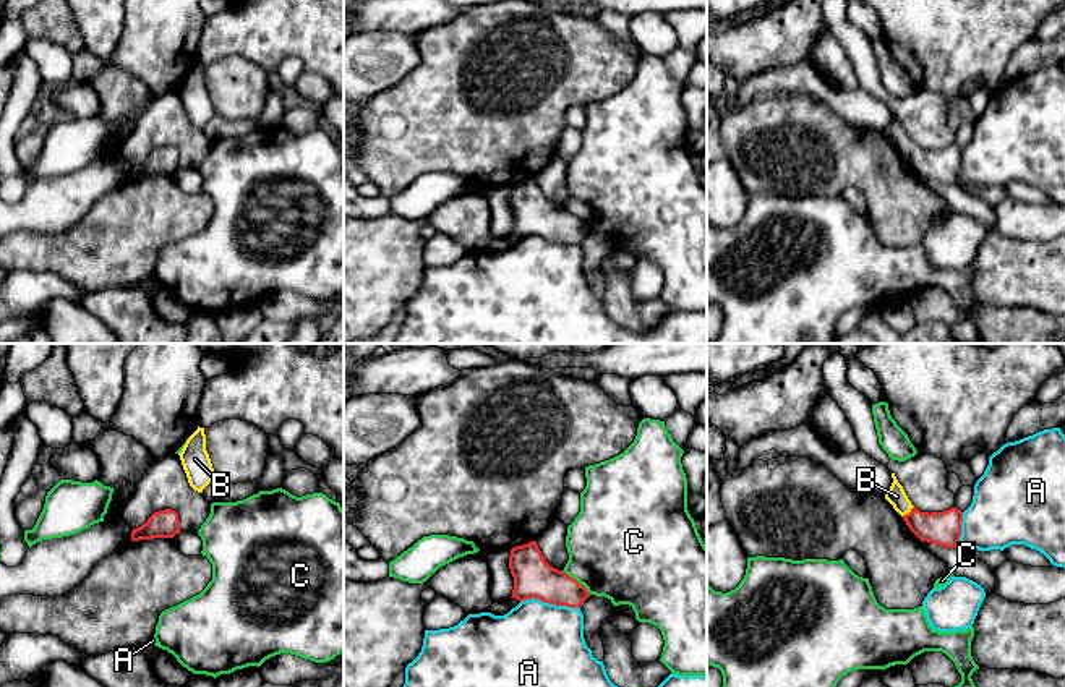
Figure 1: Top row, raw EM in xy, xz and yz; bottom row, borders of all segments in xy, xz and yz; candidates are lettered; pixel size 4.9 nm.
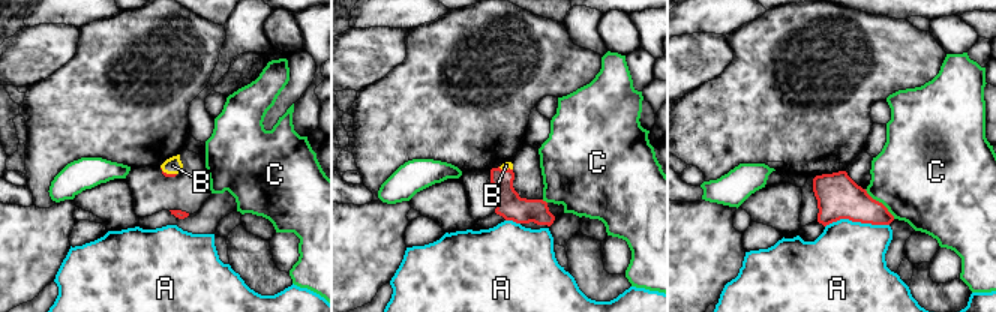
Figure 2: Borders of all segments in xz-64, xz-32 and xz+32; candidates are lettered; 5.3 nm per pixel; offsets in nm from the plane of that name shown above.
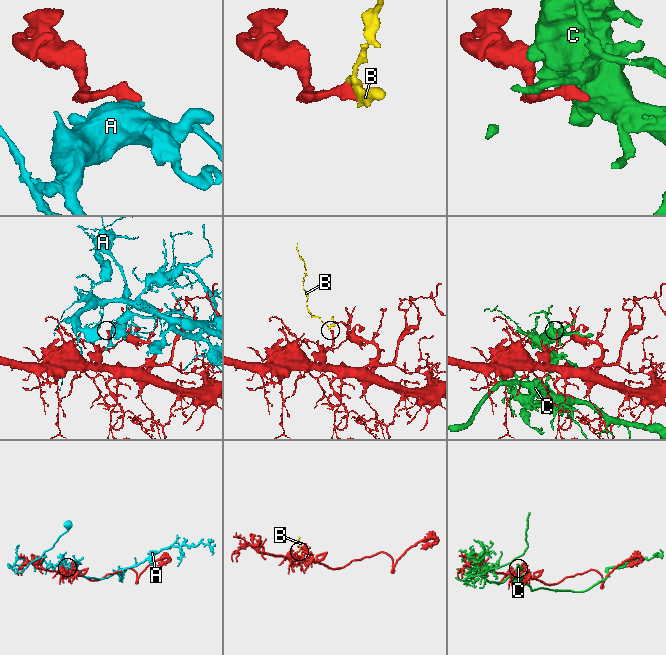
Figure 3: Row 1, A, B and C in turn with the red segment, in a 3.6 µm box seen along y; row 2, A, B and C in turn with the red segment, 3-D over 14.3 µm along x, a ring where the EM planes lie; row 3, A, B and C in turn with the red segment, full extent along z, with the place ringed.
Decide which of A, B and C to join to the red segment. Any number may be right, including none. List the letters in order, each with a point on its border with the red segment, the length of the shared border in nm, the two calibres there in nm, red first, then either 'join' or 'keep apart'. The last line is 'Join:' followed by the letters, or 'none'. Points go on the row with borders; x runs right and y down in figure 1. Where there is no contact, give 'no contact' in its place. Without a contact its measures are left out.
A: contact xz (550, 603); length 300 nm; calibres 200 and 420 nm; keep apart
B: contact yz (910, 512); length 80 nm; calibres 170 and 90 nm; join
C: contact xz (574, 579); length 190 nm; calibres 200 and 460 nm; keep apart
Join: B

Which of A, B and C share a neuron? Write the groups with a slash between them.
A / B / C

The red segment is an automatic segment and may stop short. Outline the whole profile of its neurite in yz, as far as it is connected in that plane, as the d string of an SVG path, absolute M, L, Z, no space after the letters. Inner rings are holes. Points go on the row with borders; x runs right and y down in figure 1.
M892 473L892 478L893 483L885 494L885 499L903 517L909 530L921 541L956 548L961 536L963 512L956 507L943 512L921 512L911 504L895 473Z

